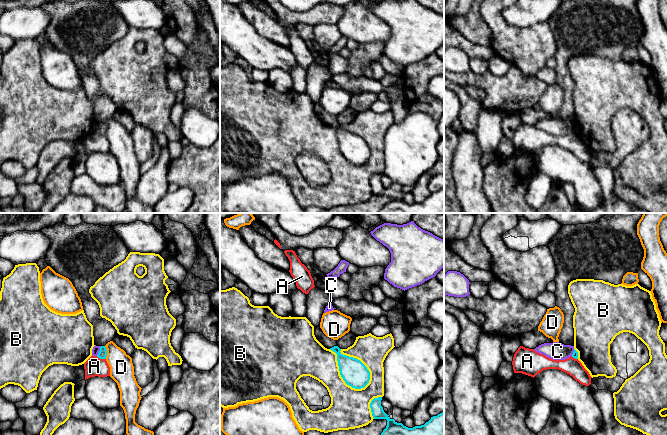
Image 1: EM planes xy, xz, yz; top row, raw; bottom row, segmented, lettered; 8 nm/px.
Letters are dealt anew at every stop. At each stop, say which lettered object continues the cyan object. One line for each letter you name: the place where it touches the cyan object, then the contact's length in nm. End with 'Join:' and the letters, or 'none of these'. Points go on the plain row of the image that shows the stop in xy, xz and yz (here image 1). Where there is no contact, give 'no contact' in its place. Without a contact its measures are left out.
Join: none of these

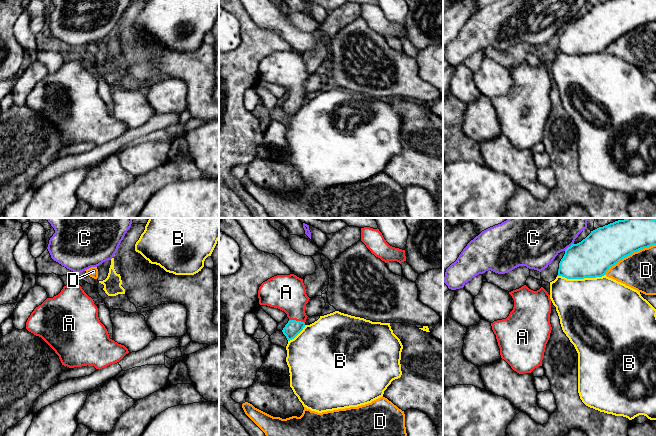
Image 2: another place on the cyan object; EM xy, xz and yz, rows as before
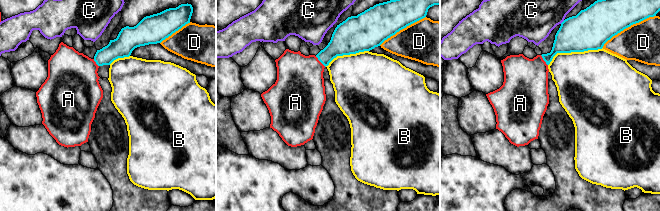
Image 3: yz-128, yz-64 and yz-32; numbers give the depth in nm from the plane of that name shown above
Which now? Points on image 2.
A: contact xz (297, 97); length 130 nm
Join: A

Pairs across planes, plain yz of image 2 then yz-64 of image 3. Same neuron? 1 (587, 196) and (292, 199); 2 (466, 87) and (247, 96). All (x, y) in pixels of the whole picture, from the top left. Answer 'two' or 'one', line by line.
1: one
2: two

